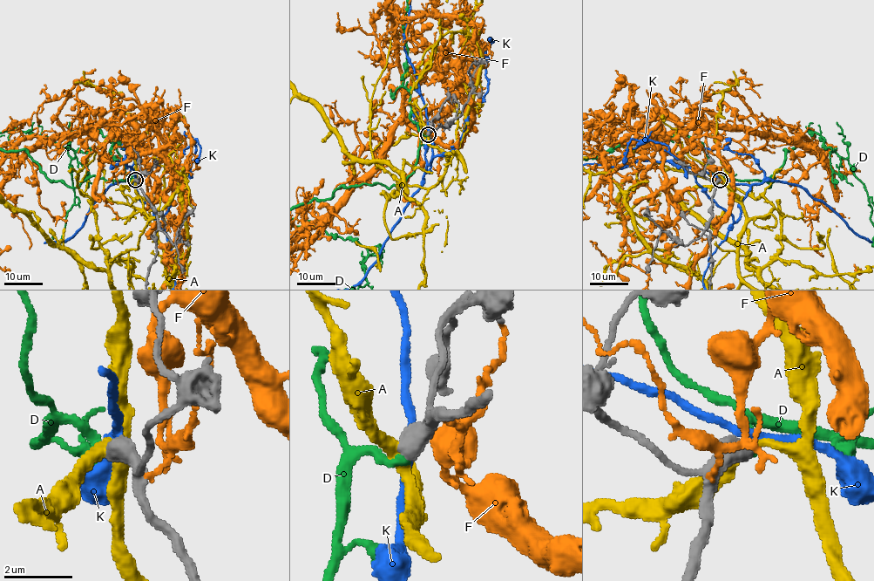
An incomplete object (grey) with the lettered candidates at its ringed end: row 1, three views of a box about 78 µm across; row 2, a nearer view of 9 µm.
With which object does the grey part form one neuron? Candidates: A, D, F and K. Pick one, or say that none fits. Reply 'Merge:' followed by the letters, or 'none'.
Merge: D

